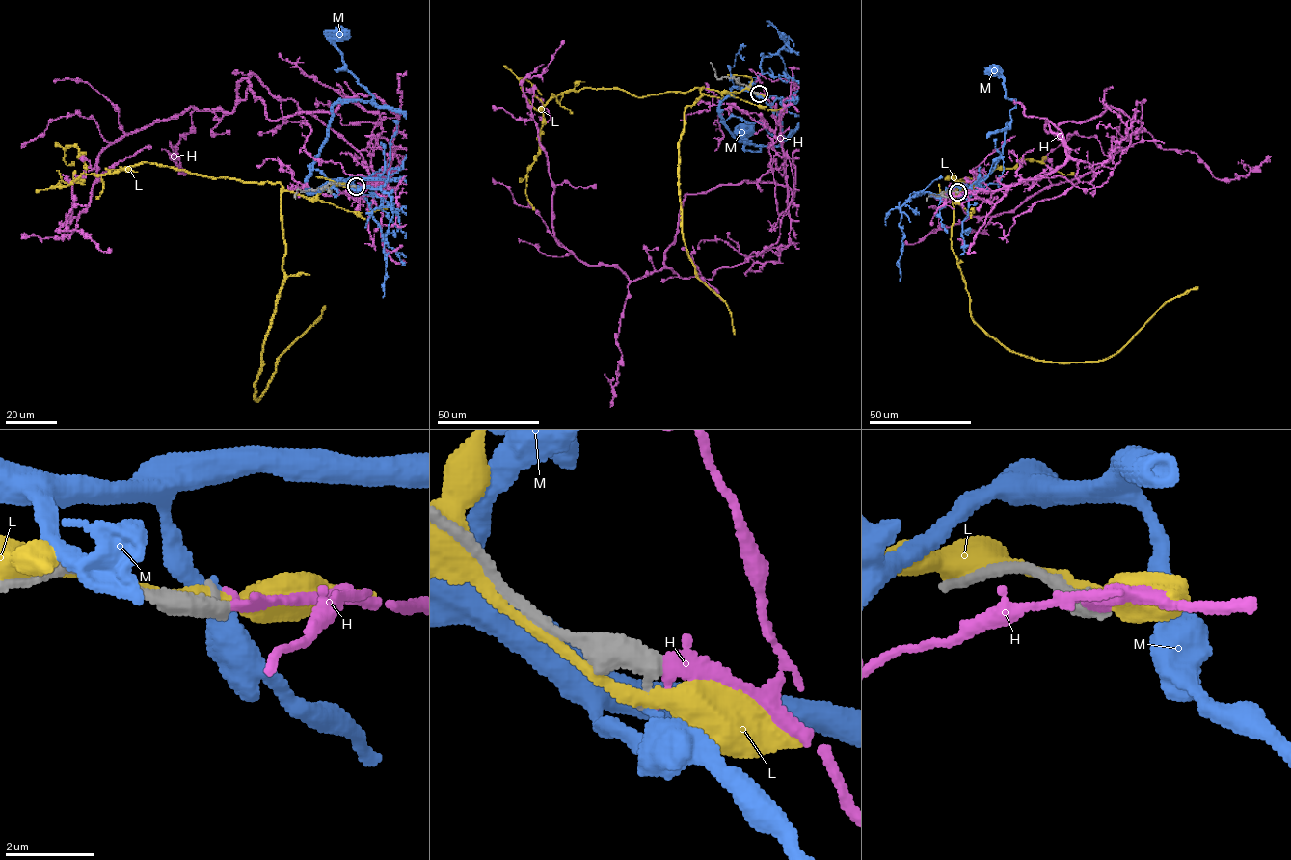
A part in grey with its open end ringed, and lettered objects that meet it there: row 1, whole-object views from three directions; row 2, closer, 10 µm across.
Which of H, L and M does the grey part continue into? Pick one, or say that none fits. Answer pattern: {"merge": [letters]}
{"merge": ["H"]}

